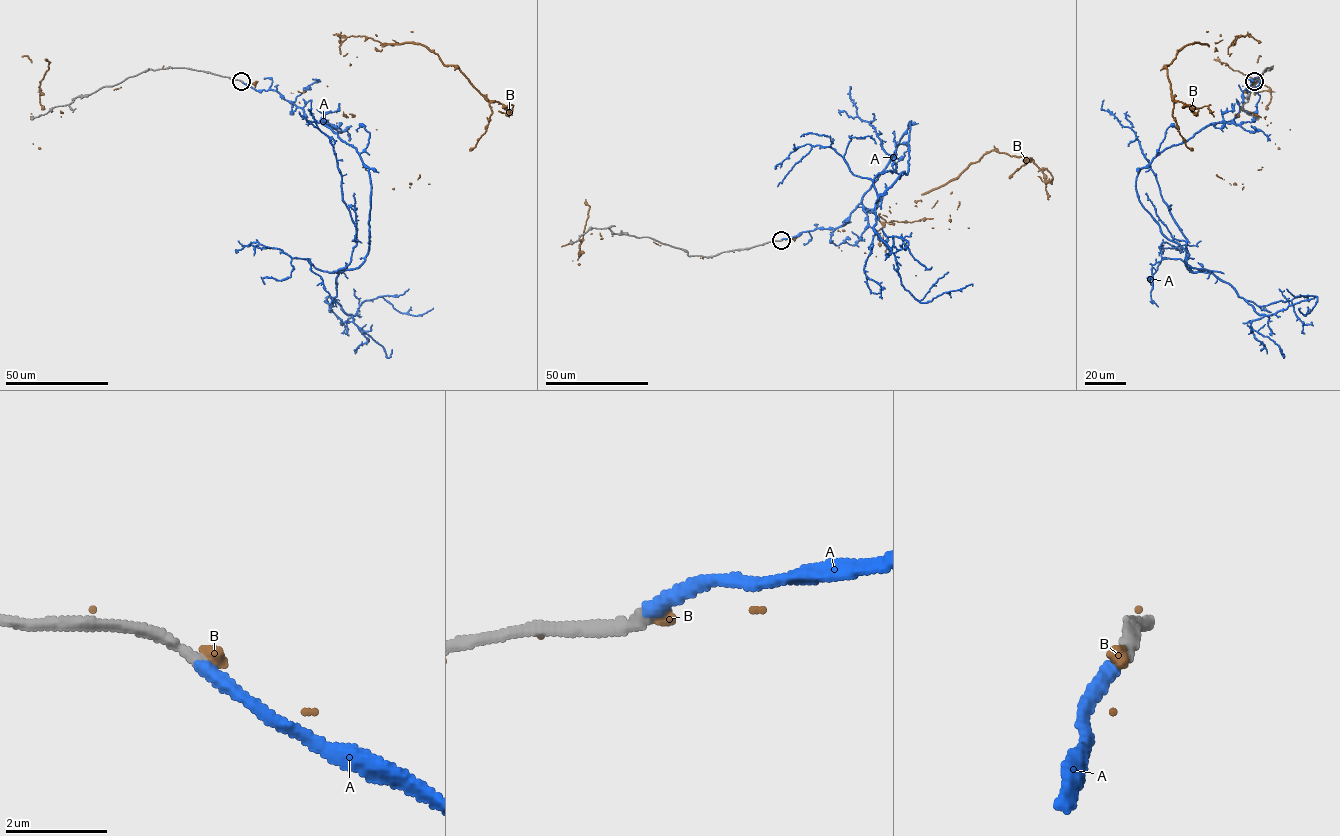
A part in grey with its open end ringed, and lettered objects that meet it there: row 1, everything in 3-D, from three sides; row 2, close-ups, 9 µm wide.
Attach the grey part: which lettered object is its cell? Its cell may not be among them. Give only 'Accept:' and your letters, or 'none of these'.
Accept: A

